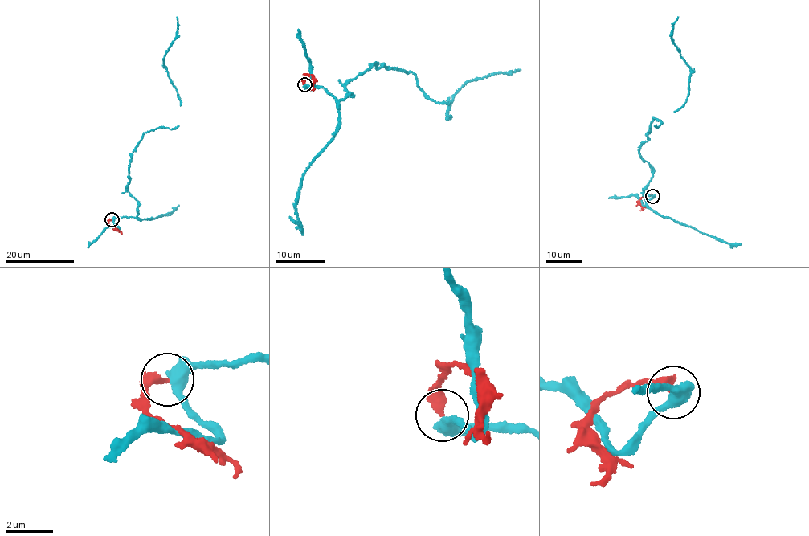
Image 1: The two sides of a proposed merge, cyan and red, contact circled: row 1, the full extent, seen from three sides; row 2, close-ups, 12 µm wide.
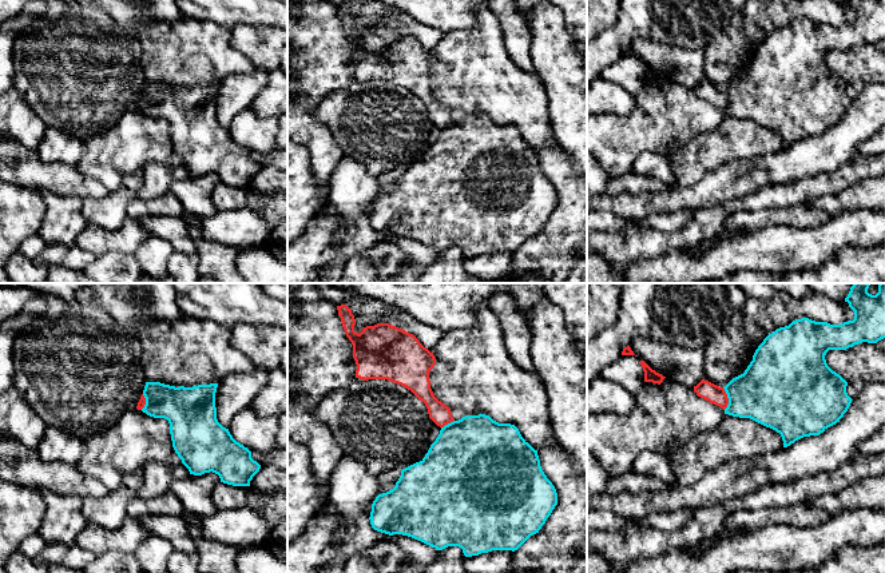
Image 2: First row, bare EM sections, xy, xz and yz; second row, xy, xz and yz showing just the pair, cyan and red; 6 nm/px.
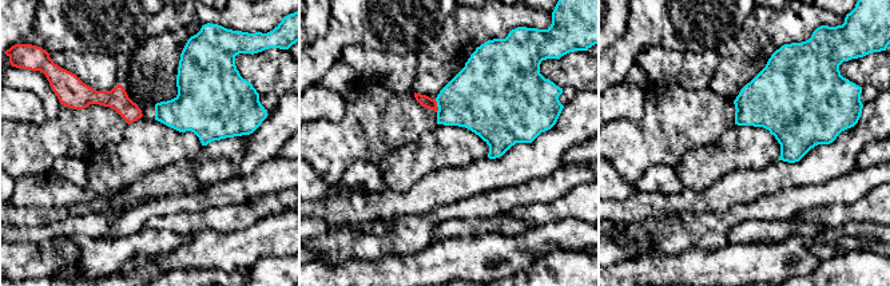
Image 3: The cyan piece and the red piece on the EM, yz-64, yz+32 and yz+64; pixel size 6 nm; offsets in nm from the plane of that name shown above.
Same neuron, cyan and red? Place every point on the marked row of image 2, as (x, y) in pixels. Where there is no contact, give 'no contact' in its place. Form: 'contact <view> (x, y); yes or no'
contact yz (727, 397); no

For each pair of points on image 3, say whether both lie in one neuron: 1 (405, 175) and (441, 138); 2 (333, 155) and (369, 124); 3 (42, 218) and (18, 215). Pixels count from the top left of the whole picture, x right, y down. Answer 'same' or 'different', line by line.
1: same
2: same
3: same

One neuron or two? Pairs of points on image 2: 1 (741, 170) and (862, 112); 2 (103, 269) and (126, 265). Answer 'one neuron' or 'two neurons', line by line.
1: one neuron
2: one neuron

